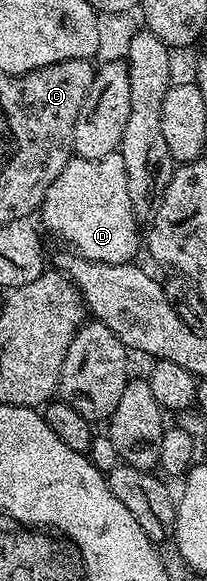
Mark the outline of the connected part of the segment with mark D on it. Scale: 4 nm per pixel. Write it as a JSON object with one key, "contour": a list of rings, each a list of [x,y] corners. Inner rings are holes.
{"contour":[[[118,151],[99,159],[71,157],[60,169],[60,177],[48,185],[41,215],[41,226],[63,239],[82,259],[120,265],[131,262],[138,247],[140,251],[140,220],[128,197],[128,173],[124,173],[124,157]]]}

